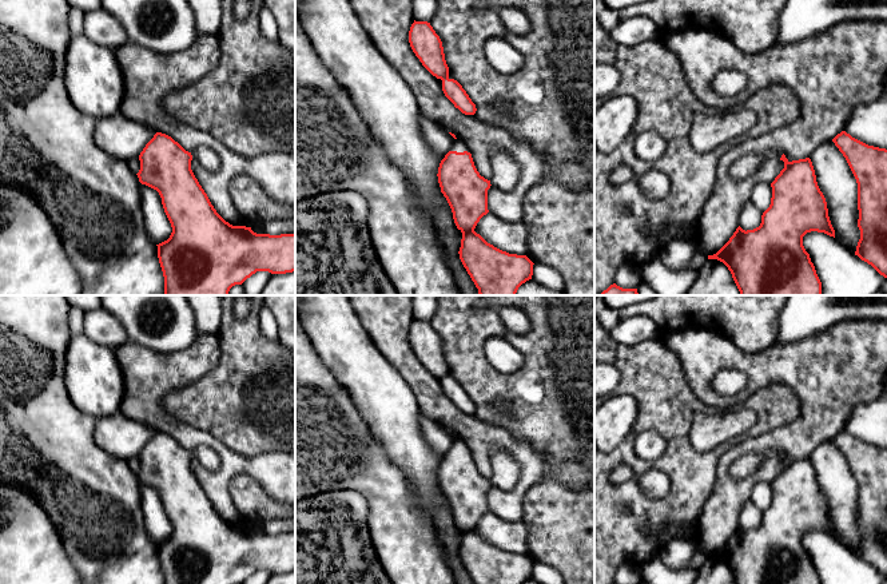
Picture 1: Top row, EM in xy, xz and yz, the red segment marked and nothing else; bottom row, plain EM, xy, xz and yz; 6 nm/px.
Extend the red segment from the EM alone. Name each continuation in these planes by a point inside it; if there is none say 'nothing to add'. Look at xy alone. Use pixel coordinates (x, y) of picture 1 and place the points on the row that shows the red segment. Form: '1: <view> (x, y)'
1: xy (205, 155)

